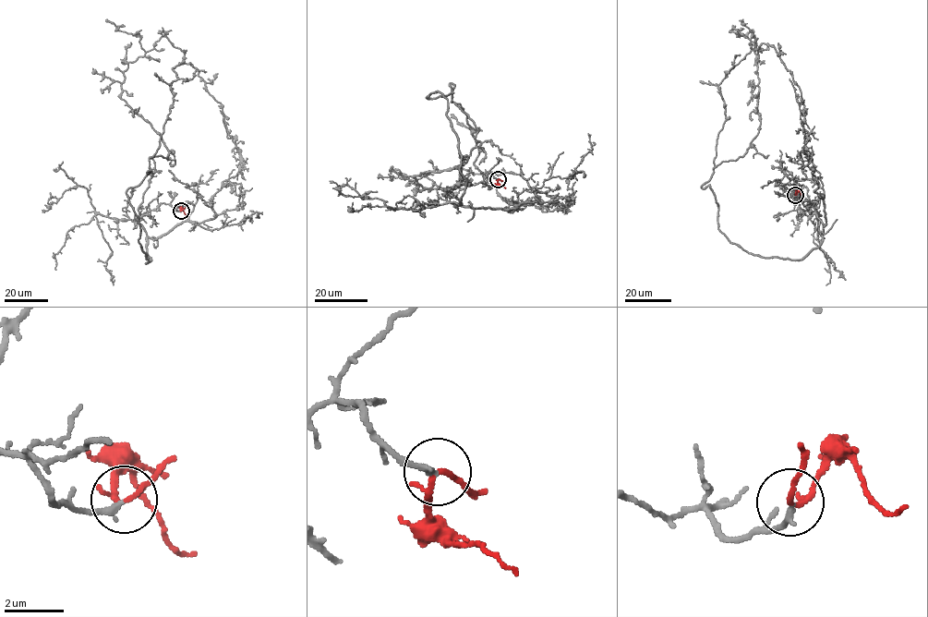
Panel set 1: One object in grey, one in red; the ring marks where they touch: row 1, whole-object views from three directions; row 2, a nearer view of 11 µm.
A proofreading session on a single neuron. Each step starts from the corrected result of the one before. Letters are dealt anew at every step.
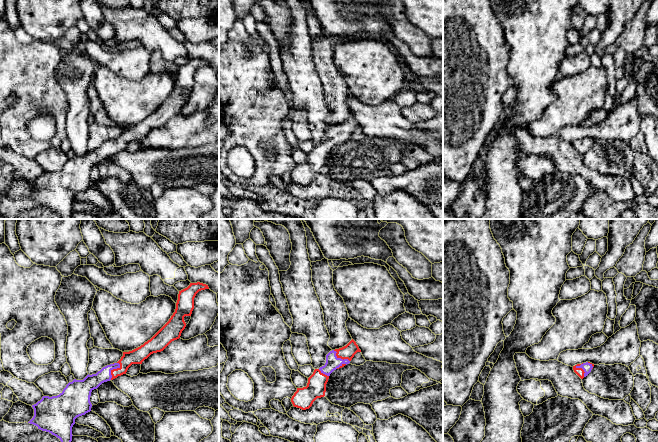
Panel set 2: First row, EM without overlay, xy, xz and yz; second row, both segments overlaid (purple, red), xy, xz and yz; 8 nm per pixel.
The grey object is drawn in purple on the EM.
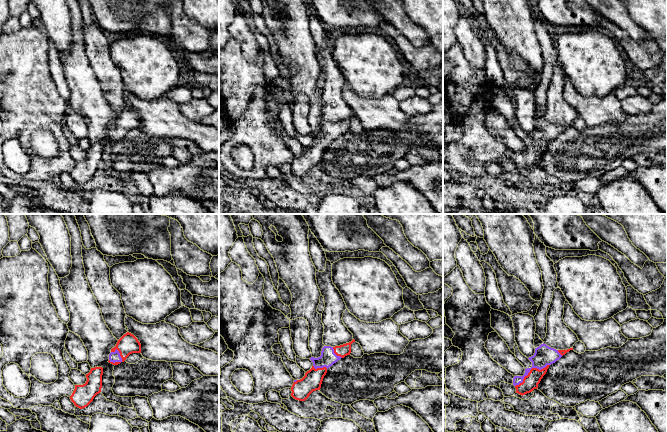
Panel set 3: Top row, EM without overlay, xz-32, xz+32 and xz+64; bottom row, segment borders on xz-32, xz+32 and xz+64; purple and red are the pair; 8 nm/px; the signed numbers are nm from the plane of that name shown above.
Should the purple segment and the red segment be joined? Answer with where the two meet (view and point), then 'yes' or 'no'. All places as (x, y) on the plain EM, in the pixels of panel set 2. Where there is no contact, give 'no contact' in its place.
xy (113, 144) | yes

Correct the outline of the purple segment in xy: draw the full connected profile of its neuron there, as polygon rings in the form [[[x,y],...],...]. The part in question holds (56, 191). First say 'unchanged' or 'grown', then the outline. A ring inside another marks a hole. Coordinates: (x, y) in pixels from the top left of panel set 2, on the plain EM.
grown; [[[197,58],[190,59],[187,64],[179,67],[175,88],[169,97],[150,116],[132,127],[123,128],[123,132],[117,139],[103,143],[96,150],[88,150],[83,156],[74,155],[72,158],[69,158],[59,171],[52,173],[43,172],[40,177],[32,181],[34,192],[28,199],[56,212],[60,215],[61,219],[71,219],[73,212],[72,203],[75,200],[75,195],[91,187],[91,168],[97,165],[102,159],[126,150],[132,140],[142,140],[151,130],[163,127],[172,117],[179,115],[186,103],[184,93],[191,92],[196,70],[205,65],[209,65],[208,61]]]

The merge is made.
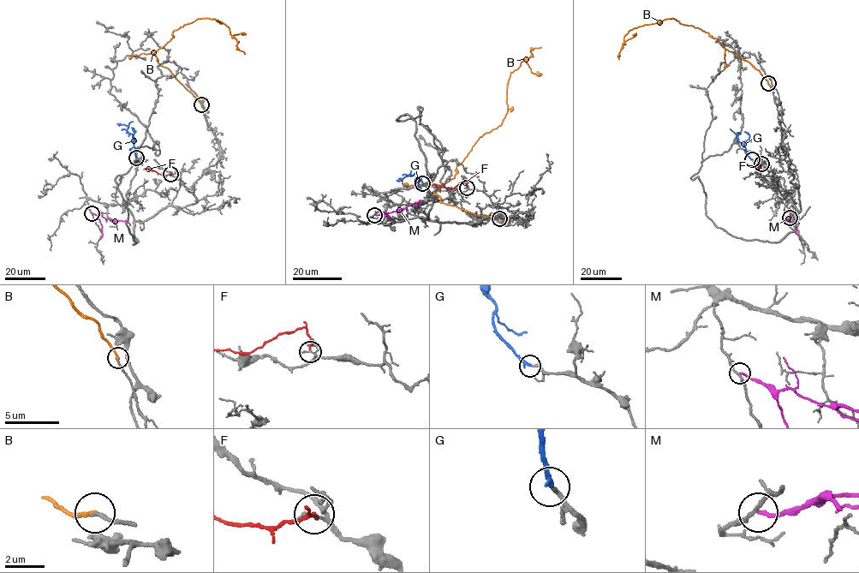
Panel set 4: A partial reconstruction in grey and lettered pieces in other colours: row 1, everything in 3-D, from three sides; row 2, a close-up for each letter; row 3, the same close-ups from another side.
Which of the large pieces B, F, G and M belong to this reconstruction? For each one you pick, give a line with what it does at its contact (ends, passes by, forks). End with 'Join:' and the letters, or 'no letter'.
G: it ends
Join: G

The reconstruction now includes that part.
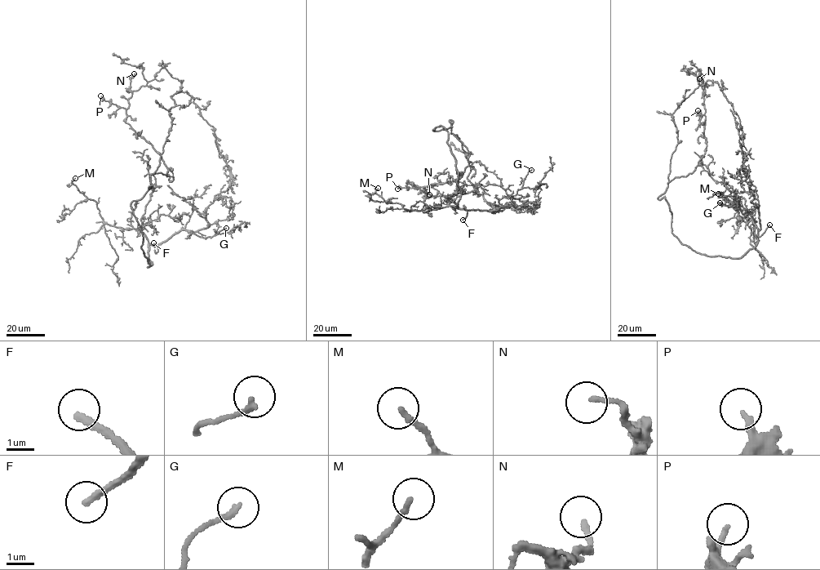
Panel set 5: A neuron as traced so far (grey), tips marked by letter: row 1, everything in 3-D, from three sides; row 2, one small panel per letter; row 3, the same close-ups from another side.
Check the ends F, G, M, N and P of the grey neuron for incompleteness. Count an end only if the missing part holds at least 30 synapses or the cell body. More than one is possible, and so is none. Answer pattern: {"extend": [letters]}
{"extend": ["M"]}

